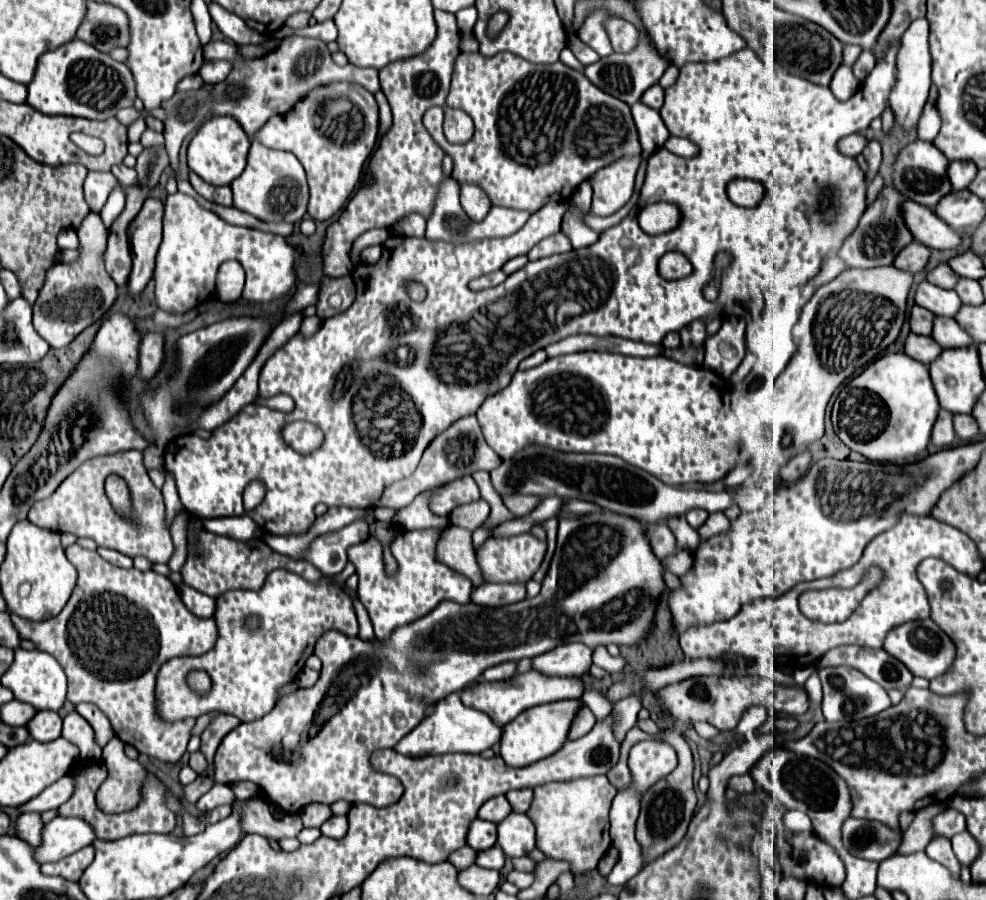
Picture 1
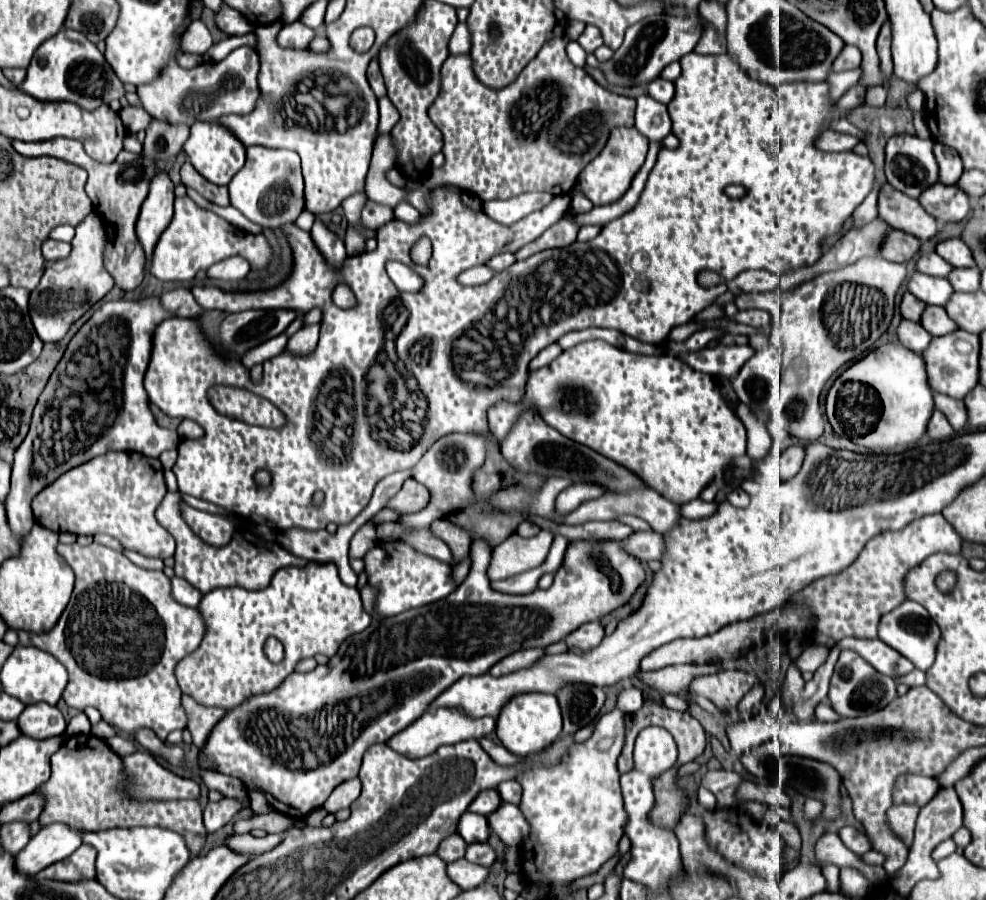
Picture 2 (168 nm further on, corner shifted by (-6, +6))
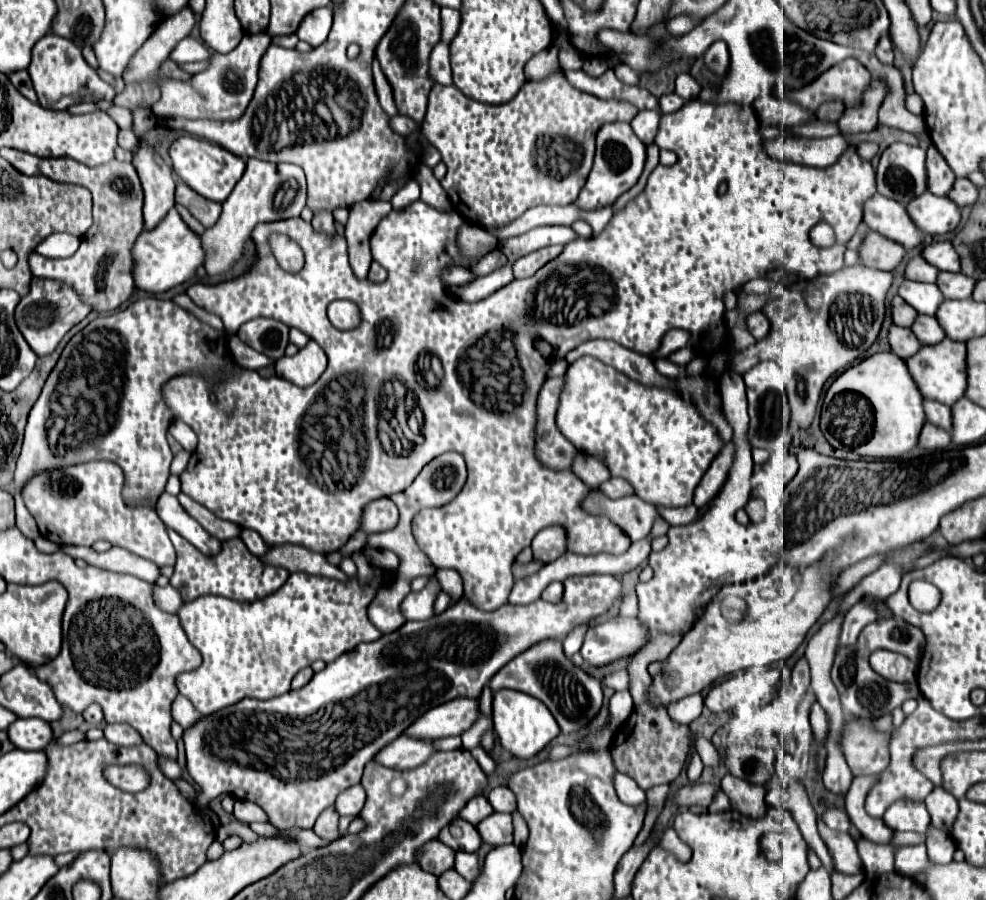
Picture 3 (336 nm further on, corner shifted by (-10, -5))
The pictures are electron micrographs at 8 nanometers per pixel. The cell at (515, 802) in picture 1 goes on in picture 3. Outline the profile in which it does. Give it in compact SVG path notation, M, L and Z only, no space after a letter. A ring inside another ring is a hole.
M498 786L488 792L488 802L496 812L512 812L516 808L516 796L508 786Z

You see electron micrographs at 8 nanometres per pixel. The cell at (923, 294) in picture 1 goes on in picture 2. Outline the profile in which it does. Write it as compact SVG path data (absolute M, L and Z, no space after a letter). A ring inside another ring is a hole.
M914 273L908 281L908 291L916 295L926 305L946 305L954 289L950 287L948 279L942 277L930 277L924 273Z

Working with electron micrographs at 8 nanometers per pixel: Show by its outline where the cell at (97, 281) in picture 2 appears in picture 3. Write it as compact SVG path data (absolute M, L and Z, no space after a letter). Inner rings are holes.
M32 278L30 292L20 298L18 310L14 312L14 318L18 322L18 330L22 330L22 336L32 346L32 350L38 356L46 356L46 354L52 354L56 350L62 336L72 326L76 326L82 318L86 318L88 312L90 312L90 308L78 298L78 294L72 288L58 284L54 280Z

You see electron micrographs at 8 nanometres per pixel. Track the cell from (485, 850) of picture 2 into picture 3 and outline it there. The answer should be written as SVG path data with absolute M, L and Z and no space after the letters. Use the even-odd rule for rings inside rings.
M456 852L456 856L454 856L454 870L462 878L466 878L468 882L474 882L474 878L480 874L478 856L476 854L468 854L468 852Z

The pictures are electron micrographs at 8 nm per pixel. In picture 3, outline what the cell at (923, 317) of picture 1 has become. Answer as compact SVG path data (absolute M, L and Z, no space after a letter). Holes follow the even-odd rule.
M894 296L892 298L892 322L896 326L910 328L916 316L918 316L916 310L912 310L912 306L908 306L900 296Z

